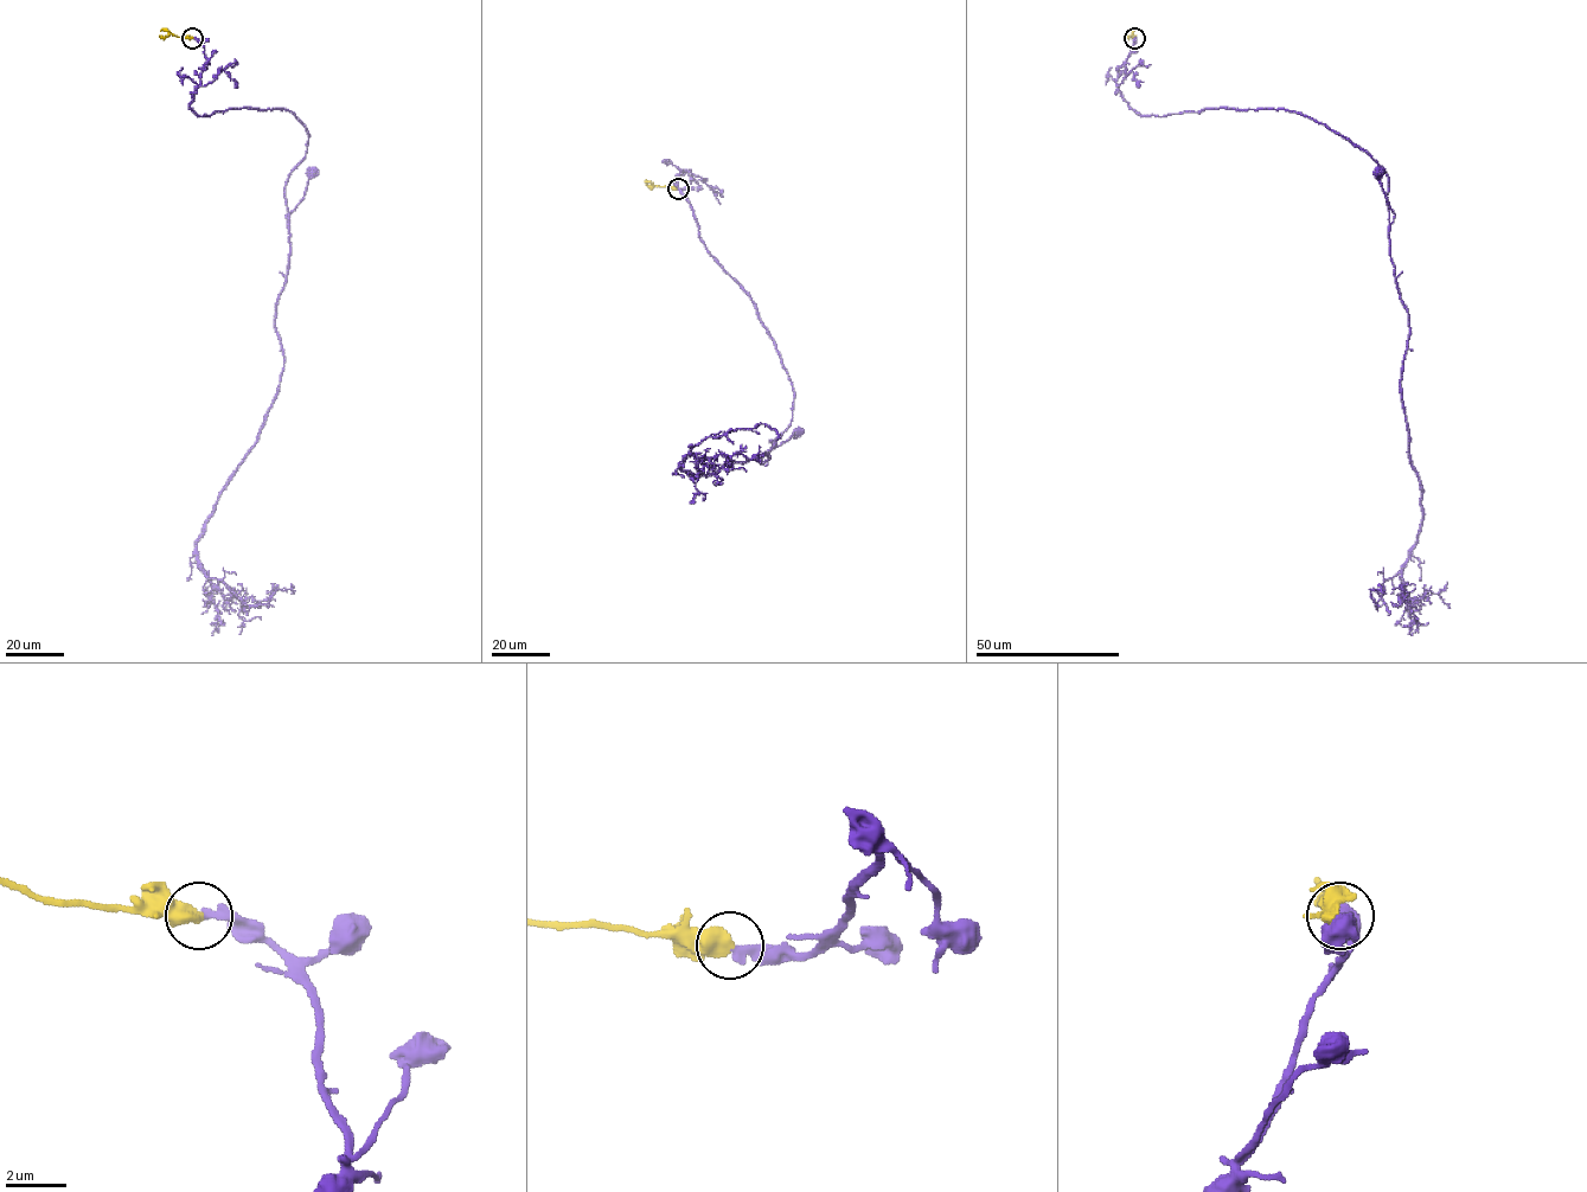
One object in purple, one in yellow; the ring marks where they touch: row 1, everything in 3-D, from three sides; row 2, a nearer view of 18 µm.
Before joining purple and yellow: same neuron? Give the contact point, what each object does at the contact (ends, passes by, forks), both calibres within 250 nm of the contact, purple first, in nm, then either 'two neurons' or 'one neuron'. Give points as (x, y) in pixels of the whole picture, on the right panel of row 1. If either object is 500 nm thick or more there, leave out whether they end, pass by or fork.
place (1134, 38); calibres 360 and 550 nm; one neuron

